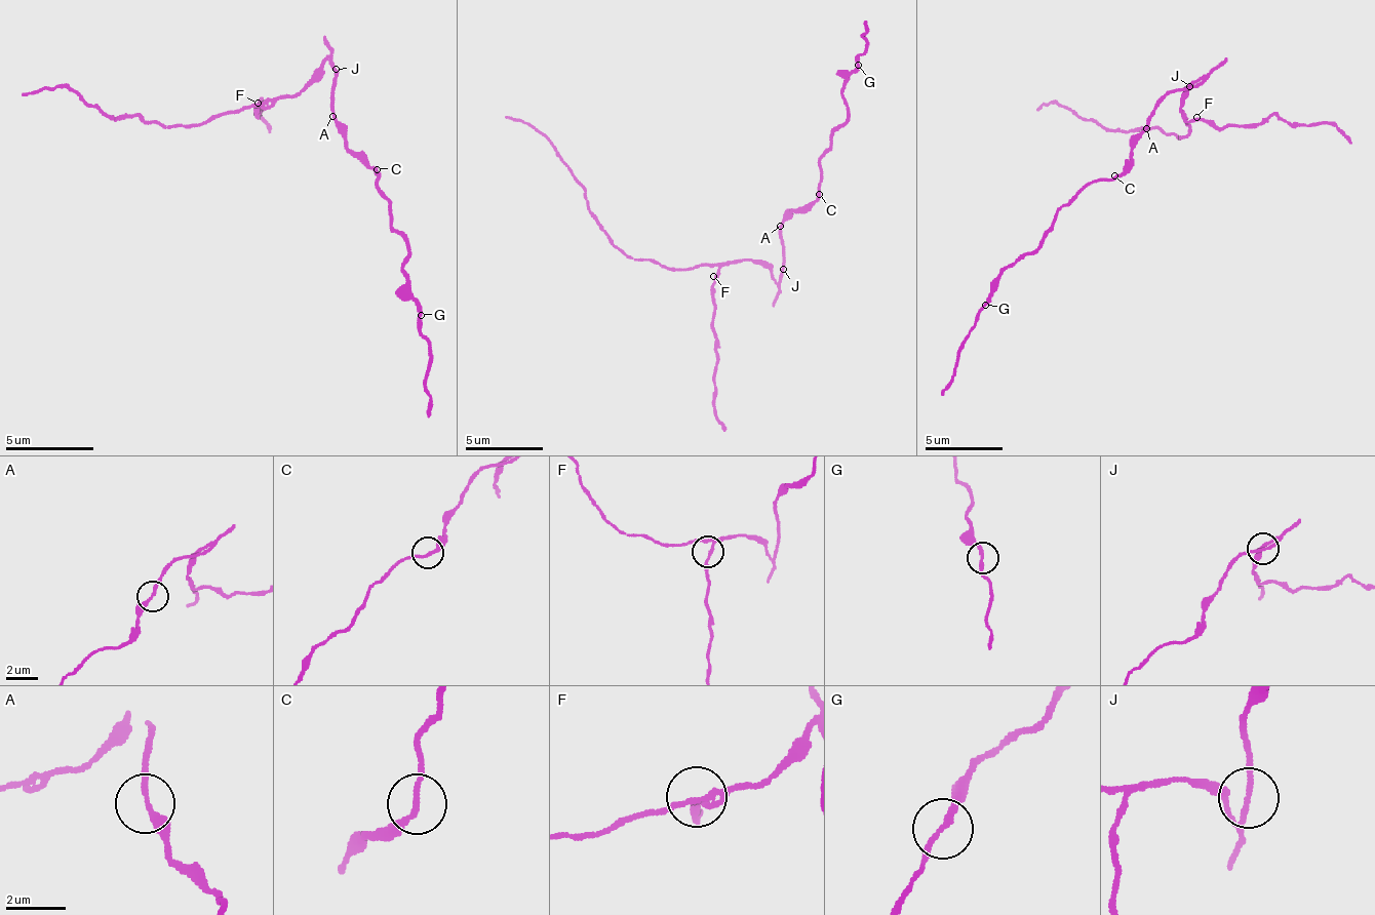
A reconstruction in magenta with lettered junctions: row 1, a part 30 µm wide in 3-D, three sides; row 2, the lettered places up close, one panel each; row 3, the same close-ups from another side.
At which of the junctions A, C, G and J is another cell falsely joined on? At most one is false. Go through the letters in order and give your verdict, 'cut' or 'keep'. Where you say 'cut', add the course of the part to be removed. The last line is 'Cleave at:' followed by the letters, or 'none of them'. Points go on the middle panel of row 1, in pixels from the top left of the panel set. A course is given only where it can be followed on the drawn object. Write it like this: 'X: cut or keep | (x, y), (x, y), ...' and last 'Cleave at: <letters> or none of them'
A: keep
C: keep
G: keep
J: cut | (784, 268), (776, 280), (749, 261), (667, 268), (635, 261), (588, 209), (585, 186), (542, 135), (506, 116)
Cleave at: J

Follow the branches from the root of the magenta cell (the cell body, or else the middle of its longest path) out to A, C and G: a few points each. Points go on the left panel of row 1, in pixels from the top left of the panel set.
A: (337, 76), (337, 85), (332, 89), (332, 116)
C: (337, 76), (337, 85), (332, 89), (332, 116), (346, 129), (346, 147), (377, 169)
G: (337, 76), (332, 116), (346, 129), (346, 147), (377, 173), (390, 222), (407, 244), (402, 275), (421, 315)

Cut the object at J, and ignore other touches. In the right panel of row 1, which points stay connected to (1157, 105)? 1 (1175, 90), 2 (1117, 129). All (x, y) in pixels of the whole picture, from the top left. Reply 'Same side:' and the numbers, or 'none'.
Same side: 1

